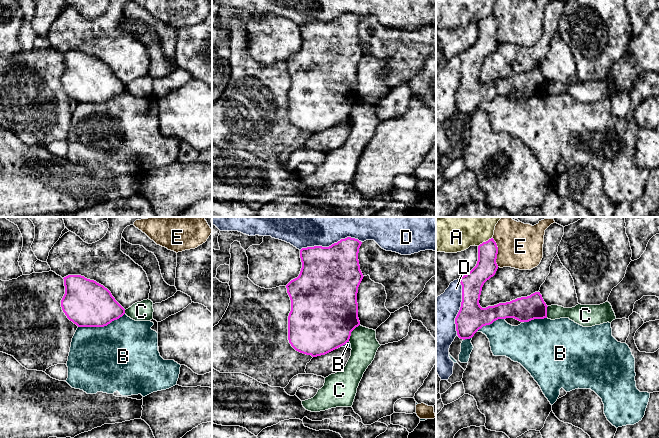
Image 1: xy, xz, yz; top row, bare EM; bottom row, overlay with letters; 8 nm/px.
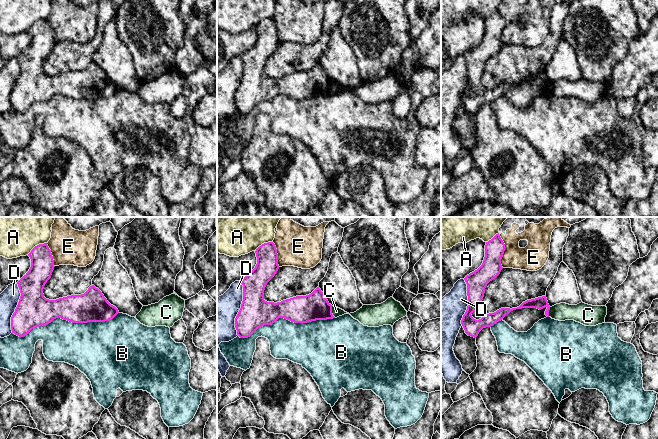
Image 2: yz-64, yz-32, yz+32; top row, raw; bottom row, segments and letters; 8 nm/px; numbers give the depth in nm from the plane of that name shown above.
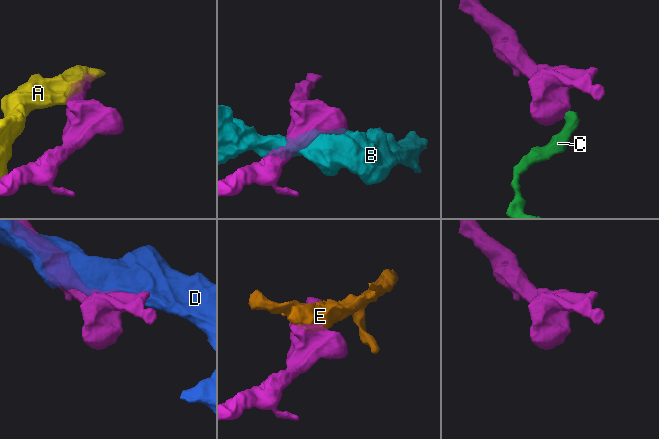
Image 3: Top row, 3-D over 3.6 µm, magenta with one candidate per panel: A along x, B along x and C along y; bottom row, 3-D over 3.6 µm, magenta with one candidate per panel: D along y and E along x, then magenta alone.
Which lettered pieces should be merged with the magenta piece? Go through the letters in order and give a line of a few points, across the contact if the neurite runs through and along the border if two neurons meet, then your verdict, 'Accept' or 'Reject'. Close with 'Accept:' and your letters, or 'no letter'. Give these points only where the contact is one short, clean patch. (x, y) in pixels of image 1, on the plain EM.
A: Reject
B: Reject
C: Line: xz (359, 100), (351, 108), (348, 117). Reject
D: Reject
E: Reject
Accept: no letter

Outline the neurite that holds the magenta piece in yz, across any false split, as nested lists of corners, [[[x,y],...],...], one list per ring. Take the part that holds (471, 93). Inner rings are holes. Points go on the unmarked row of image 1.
[[[493,14],[478,22],[476,42],[459,56],[462,61],[462,78],[455,94],[456,107],[460,115],[470,115],[483,102],[498,95],[514,94],[520,98],[547,94],[547,81],[540,68],[510,78],[482,84],[479,80],[484,59],[498,45],[496,39],[498,23]]]

